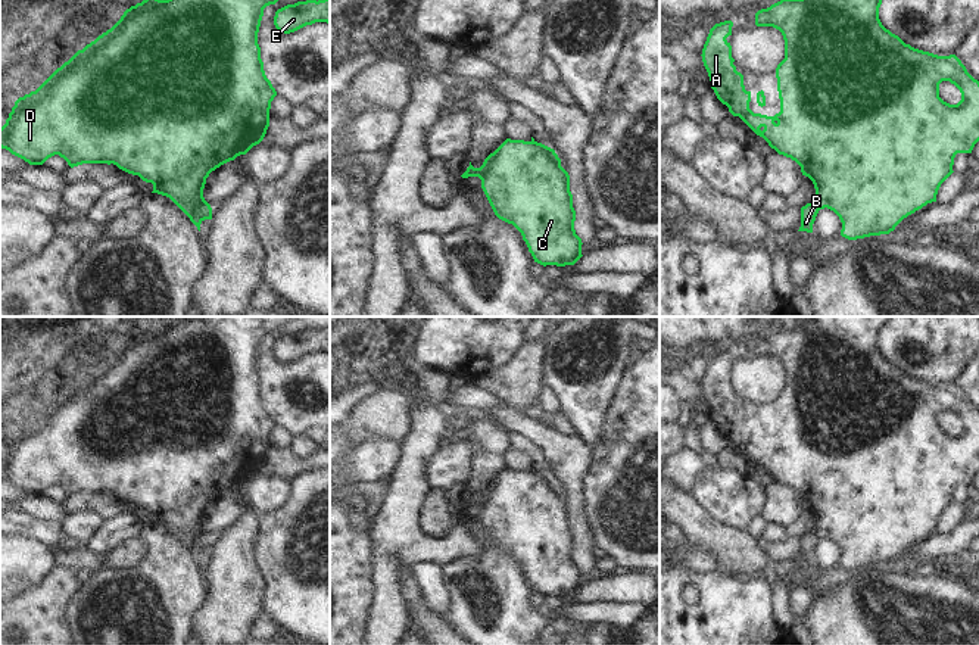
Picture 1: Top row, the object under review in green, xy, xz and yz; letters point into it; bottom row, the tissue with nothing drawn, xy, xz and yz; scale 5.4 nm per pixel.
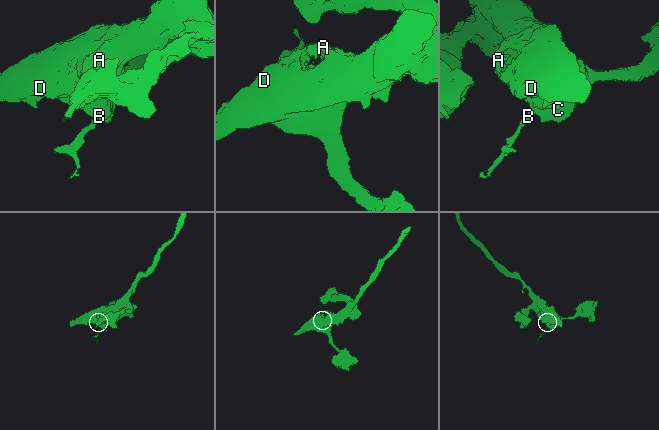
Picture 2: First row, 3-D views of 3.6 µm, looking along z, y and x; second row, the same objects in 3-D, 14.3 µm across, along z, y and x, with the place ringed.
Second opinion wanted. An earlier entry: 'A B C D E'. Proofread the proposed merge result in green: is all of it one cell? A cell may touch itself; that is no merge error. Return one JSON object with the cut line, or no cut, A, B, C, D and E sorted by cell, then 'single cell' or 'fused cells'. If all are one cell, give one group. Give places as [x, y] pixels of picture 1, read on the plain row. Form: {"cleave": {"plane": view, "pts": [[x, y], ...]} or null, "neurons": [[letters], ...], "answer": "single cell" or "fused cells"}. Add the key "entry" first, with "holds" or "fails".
{"entry": "fails", "cleave": {"plane": "xy", "pts": [[211, 538], [202, 533], [189, 547]]}, "neurons": [["A", "C", "D", "E"], ["B"]], "answer": "fused cells"}

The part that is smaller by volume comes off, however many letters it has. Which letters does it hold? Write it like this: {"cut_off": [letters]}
{"cut_off": ["B"]}

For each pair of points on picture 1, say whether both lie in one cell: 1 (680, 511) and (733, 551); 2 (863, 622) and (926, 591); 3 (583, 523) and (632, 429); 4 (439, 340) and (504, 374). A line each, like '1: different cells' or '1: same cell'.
1: same cell
2: same cell
3: different cells
4: different cells

